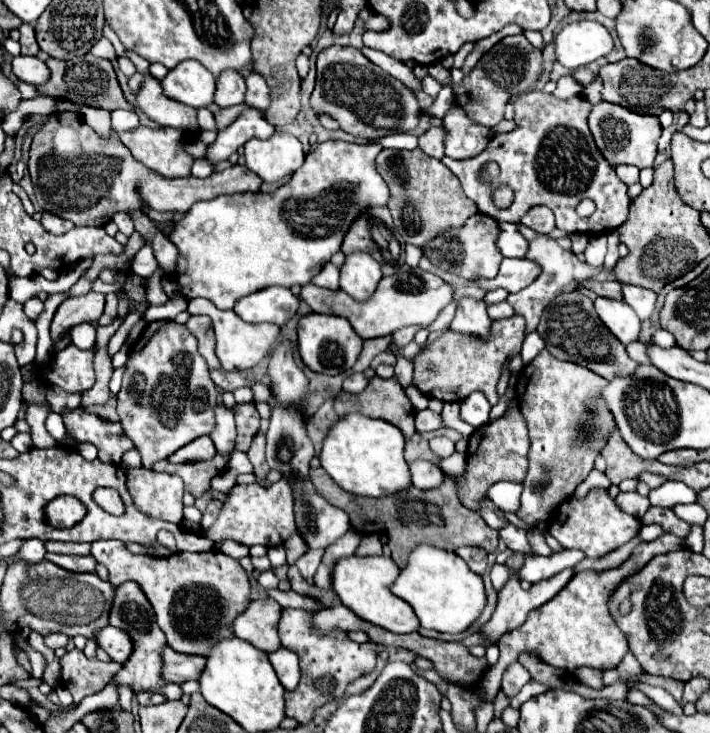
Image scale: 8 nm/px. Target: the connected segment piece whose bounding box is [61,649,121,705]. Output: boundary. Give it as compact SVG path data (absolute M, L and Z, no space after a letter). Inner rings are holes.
M73 649L61 659L63 687L73 695L73 703L79 705L83 697L99 693L121 669L119 663L103 663L99 659L87 659L83 651Z

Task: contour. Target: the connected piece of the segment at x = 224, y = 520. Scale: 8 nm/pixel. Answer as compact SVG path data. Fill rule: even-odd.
M287 479L277 481L271 487L261 487L261 485L235 485L227 499L223 501L223 507L219 511L217 521L209 531L199 531L201 535L213 539L213 541L223 541L223 539L233 539L239 541L247 547L251 545L281 545L287 541L287 535L295 531L295 519L293 519L293 491Z

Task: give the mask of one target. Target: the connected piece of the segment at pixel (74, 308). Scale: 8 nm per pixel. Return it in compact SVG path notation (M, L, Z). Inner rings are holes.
M87 293L81 297L69 297L63 301L53 317L51 323L51 339L59 339L61 333L69 331L77 323L85 321L97 321L105 307L105 295L103 293Z

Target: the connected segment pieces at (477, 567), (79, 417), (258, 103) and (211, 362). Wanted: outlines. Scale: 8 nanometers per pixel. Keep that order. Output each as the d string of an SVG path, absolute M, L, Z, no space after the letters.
M459 547L455 549L455 553L469 565L471 571L475 573L483 573L487 567L487 551L479 549L479 547Z
M81 407L63 415L67 433L75 443L89 441L99 449L99 459L105 463L119 463L121 455L133 447L131 439L123 435L119 423L107 423L97 415L85 413Z
M249 73L245 81L247 81L245 103L249 107L255 107L259 111L265 111L269 107L269 87L267 87L265 79L259 73Z
M197 315L197 317L189 317L189 321L185 323L185 327L197 337L199 341L199 353L201 357L207 361L209 369L219 369L221 363L215 355L215 335L211 331L211 319Z

